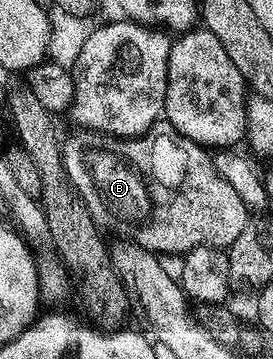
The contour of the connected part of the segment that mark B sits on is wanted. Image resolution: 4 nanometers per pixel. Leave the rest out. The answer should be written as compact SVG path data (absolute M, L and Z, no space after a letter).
M158 121L153 124L150 131L143 135L138 135L136 139L115 139L112 135L103 135L100 131L87 131L84 129L76 132L69 140L64 140L61 160L65 163L65 173L72 190L81 194L84 210L88 211L93 222L102 228L110 227L113 231L118 231L118 236L124 237L128 242L137 243L140 247L145 247L148 251L160 253L162 256L184 253L193 247L220 247L224 248L229 245L234 236L241 233L243 227L251 218L250 208L246 207L245 202L235 193L235 189L227 180L222 179L221 174L217 171L217 166L213 163L213 155L206 148L200 147L195 141L183 137L167 121Z

